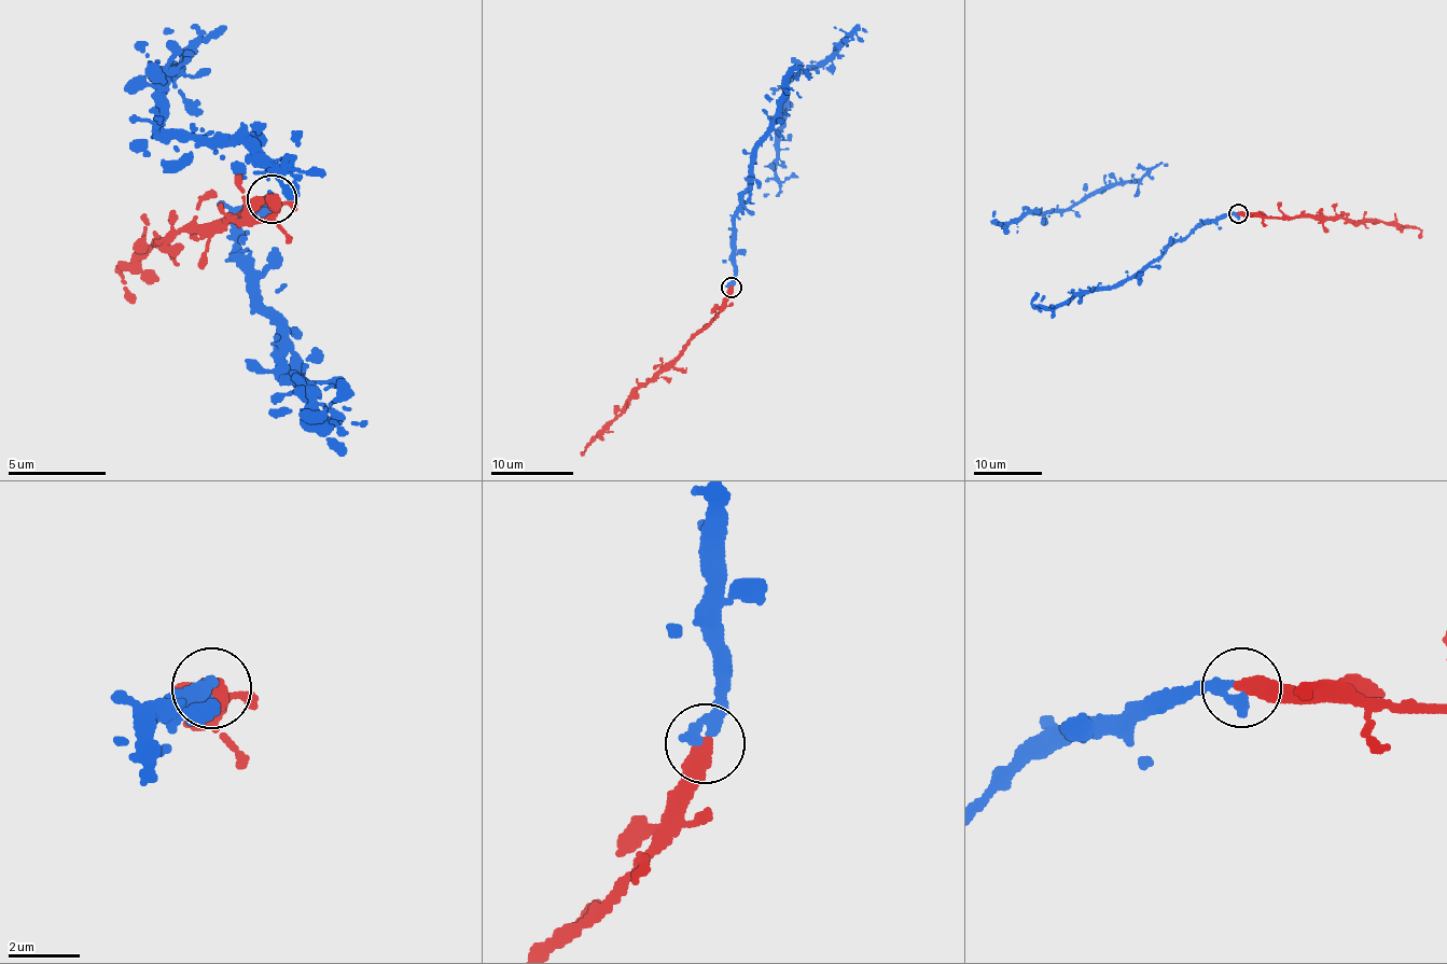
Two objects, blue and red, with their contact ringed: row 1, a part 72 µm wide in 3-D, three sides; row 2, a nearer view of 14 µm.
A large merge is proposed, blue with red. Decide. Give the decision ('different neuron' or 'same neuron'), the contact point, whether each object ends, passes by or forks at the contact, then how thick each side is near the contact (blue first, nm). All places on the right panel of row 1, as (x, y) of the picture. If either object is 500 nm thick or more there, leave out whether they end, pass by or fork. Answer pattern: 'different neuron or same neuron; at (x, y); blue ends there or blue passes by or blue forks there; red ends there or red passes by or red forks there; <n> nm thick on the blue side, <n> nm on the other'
same neuron; at (1238, 213); blue ends there; red ends there; 360 nm thick on the blue side, 480 nm on the other

